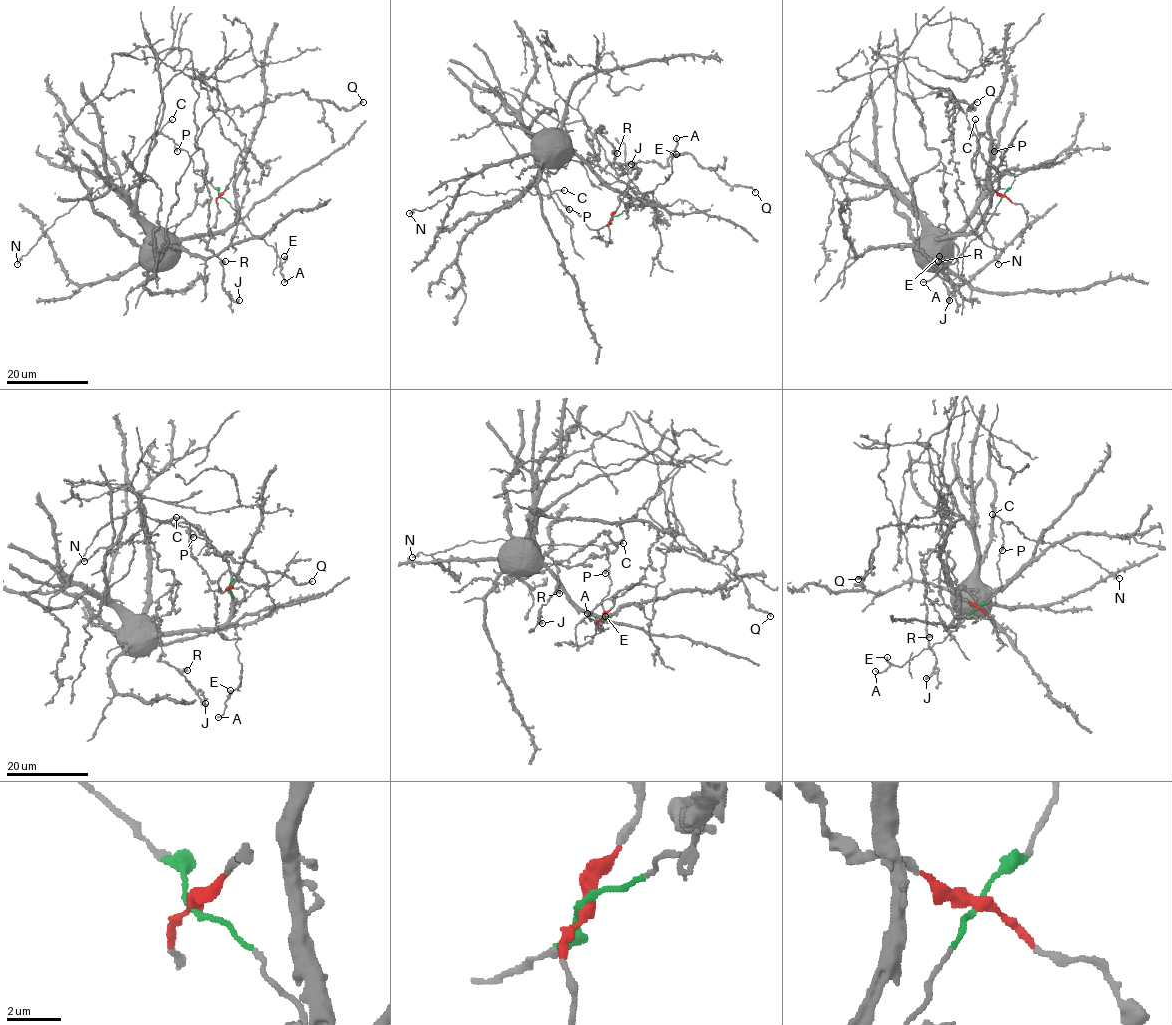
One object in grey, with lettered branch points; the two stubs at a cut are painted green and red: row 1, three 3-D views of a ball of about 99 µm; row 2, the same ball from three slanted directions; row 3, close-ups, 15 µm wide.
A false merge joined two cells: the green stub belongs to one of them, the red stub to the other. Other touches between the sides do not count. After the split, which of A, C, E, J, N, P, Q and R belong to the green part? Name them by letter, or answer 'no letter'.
A, C, E, N, P

